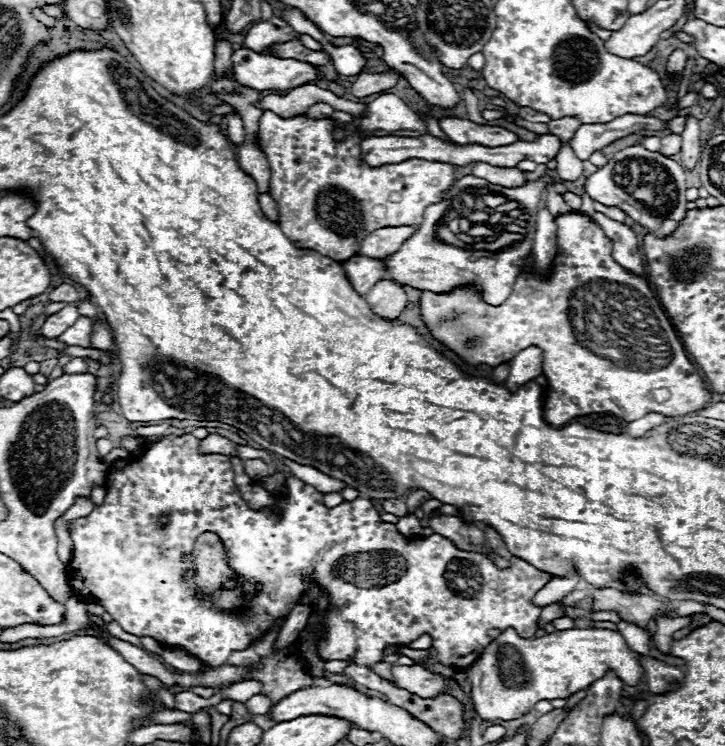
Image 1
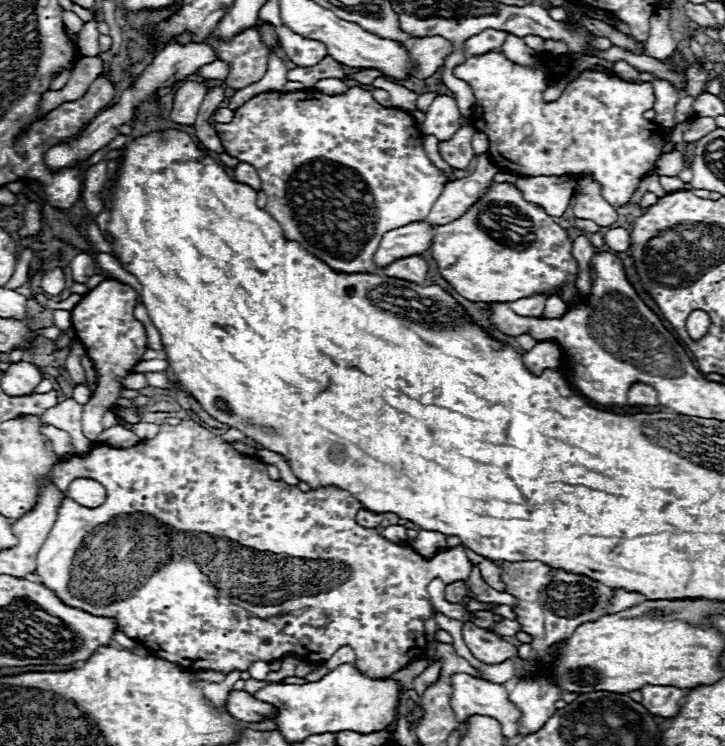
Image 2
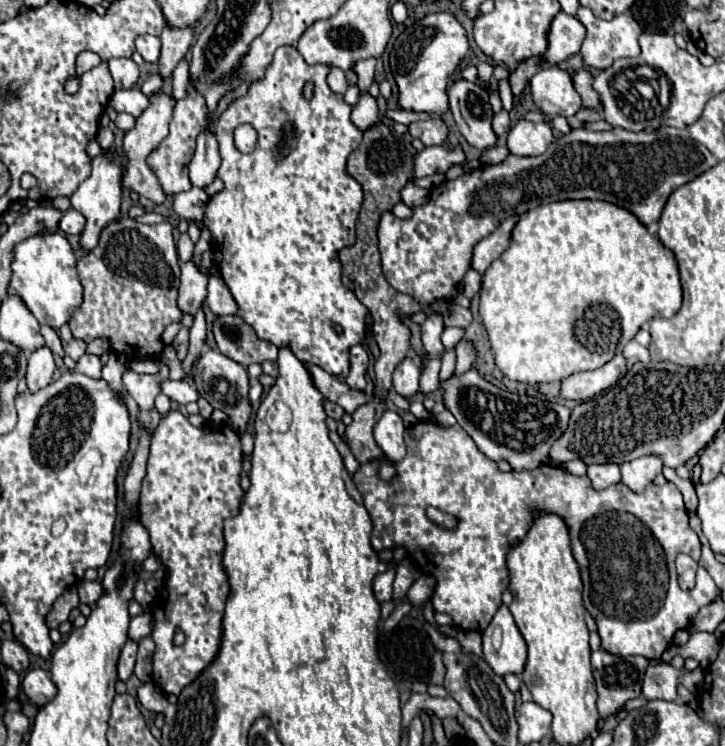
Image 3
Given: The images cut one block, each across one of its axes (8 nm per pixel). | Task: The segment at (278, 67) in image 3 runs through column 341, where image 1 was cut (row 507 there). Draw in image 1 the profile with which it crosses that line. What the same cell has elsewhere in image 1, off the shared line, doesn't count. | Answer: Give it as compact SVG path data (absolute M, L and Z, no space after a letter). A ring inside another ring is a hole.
M182 434L166 436L152 444L142 456L130 458L122 470L108 472L104 504L94 506L88 516L72 522L70 538L74 552L66 568L70 586L82 598L98 600L128 634L140 638L150 636L162 646L178 646L210 666L220 666L232 652L246 650L262 638L278 618L286 618L299 598L308 592L308 580L314 580L330 600L330 608L322 616L320 636L316 638L316 650L324 660L354 660L360 666L374 666L382 660L386 648L406 646L422 634L430 634L440 663L466 668L508 628L514 628L520 638L532 638L536 634L536 620L542 608L536 608L530 600L546 586L550 574L514 558L496 530L490 530L490 536L486 538L488 546L512 560L512 568L500 570L484 554L462 552L440 534L410 540L402 536L394 524L382 522L372 500L362 496L326 508L322 504L322 492L296 476L286 478L288 496L278 500L282 518L278 518L272 508L250 510L232 480L230 458L222 454L200 454L200 442L202 440L192 434ZM162 514L168 514L166 528L158 526ZM202 532L218 534L232 572L238 578L250 580L245 588L255 596L246 608L230 612L216 610L212 594L206 594L204 598L192 596L194 562L188 554L192 552L192 542Z

